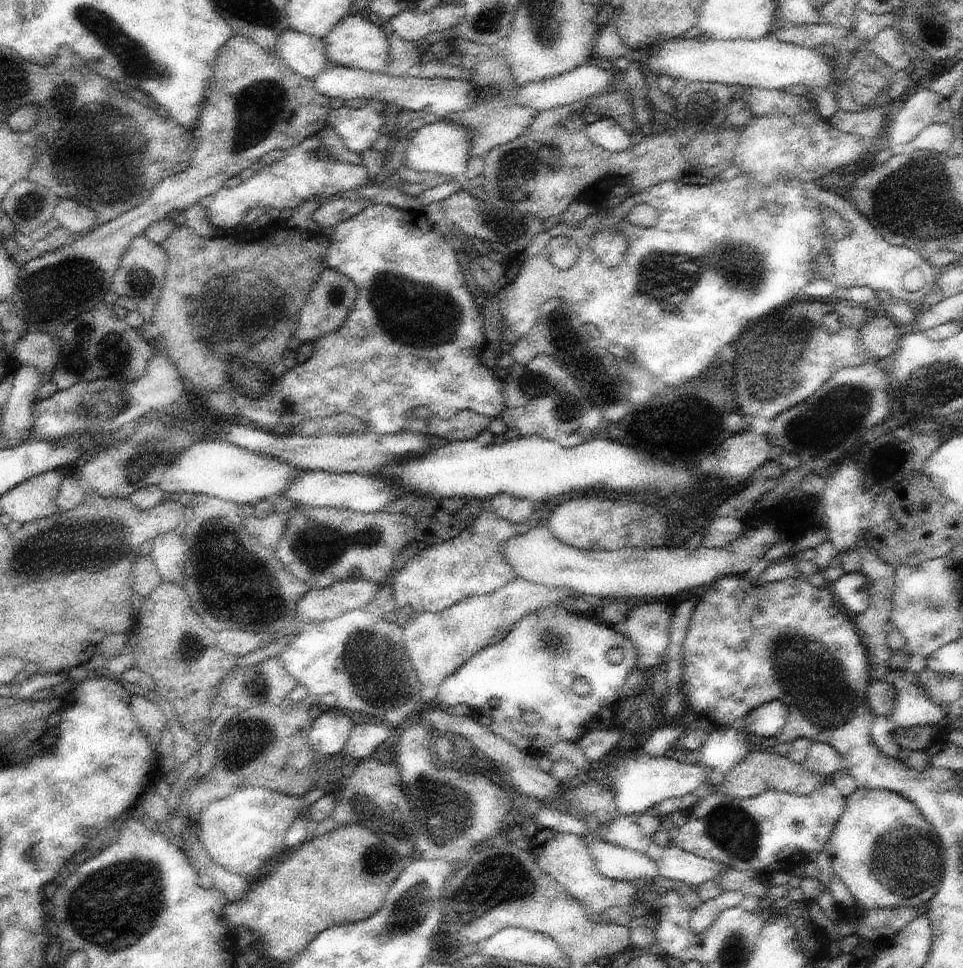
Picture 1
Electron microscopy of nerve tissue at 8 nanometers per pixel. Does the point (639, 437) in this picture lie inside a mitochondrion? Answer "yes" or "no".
no

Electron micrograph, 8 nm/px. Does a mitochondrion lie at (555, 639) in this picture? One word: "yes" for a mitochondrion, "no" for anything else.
yes

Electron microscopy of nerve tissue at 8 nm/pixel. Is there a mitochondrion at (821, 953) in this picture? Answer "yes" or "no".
no

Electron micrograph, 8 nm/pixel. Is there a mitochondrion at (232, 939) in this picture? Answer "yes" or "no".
no

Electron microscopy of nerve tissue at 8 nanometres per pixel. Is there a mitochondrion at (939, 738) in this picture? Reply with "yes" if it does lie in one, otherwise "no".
no

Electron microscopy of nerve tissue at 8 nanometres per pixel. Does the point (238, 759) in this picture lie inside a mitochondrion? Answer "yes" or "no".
no

